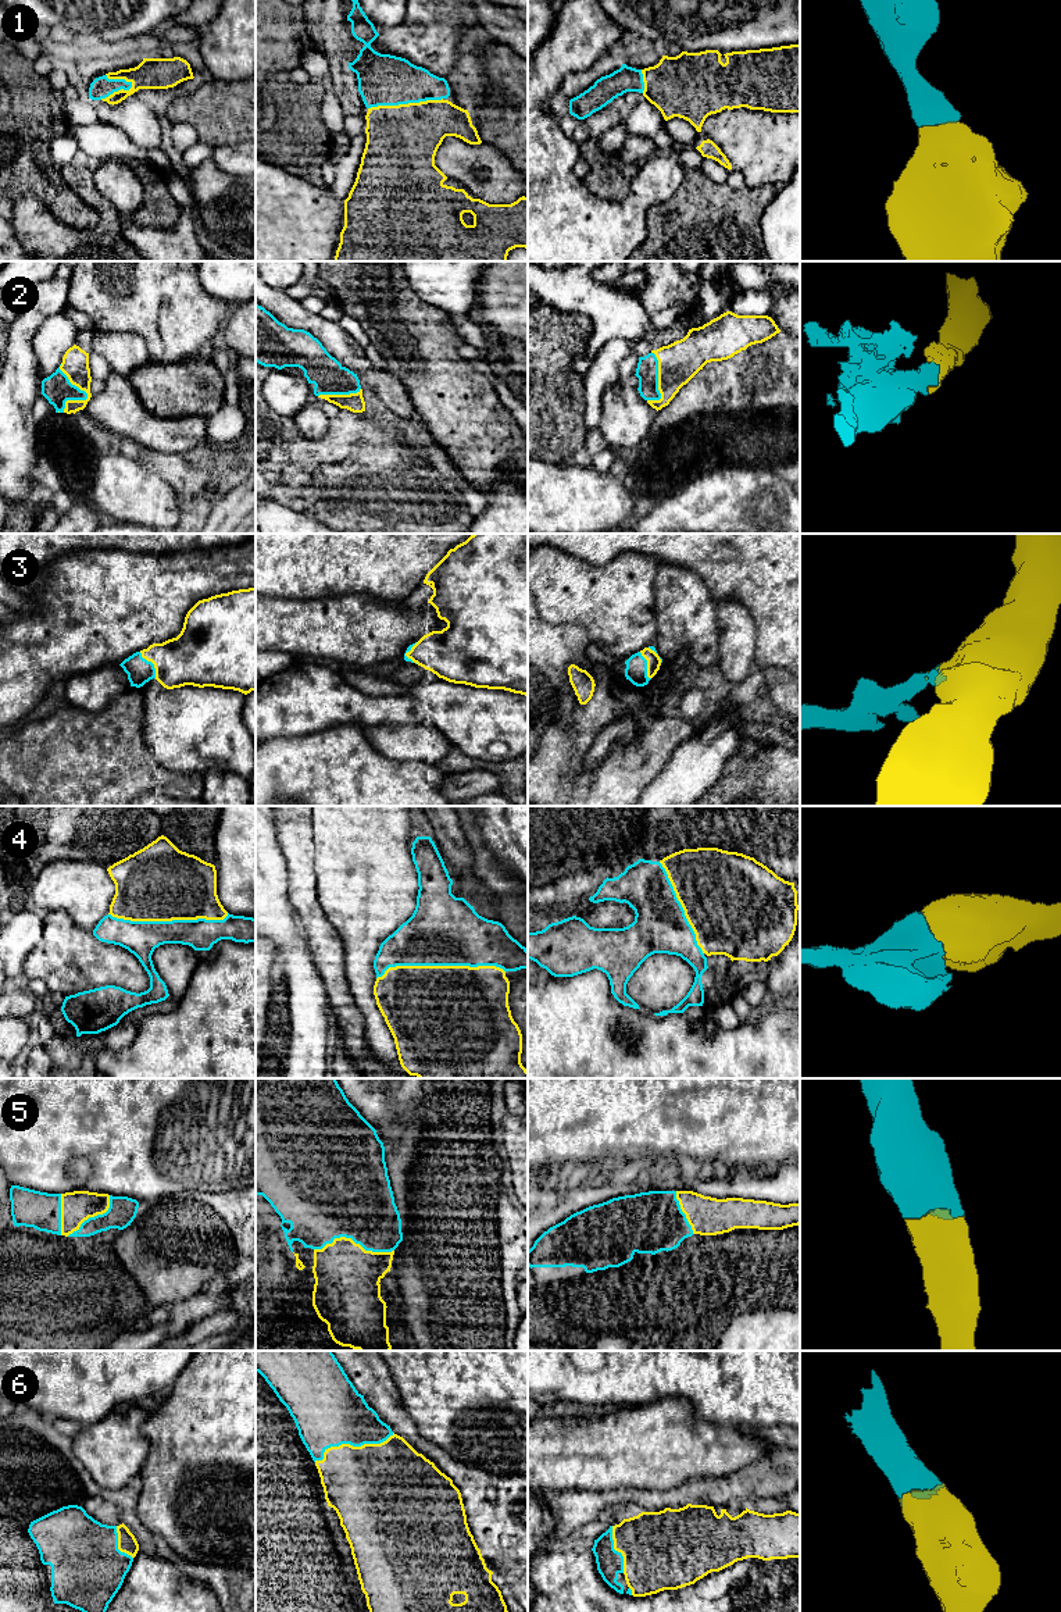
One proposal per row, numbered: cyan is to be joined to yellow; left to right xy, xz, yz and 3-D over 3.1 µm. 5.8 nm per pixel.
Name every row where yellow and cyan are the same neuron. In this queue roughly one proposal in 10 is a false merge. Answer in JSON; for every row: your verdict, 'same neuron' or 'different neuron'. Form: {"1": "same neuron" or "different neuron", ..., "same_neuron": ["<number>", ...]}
{"1": "same neuron", "2": "same neuron", "3": "same neuron", "4": "same neuron", "5": "same neuron", "6": "same neuron", "same_neuron": ["1", "2", "3", "4", "5", "6"]}

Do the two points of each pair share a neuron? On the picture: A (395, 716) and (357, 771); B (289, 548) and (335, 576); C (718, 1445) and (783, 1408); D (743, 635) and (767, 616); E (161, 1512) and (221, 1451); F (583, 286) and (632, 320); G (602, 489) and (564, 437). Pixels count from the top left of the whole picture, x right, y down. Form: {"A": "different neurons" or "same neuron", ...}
{"A": "different neurons", "B": "same neuron", "C": "different neurons", "D": "different neurons", "E": "same neuron", "F": "same neuron", "G": "different neurons"}

